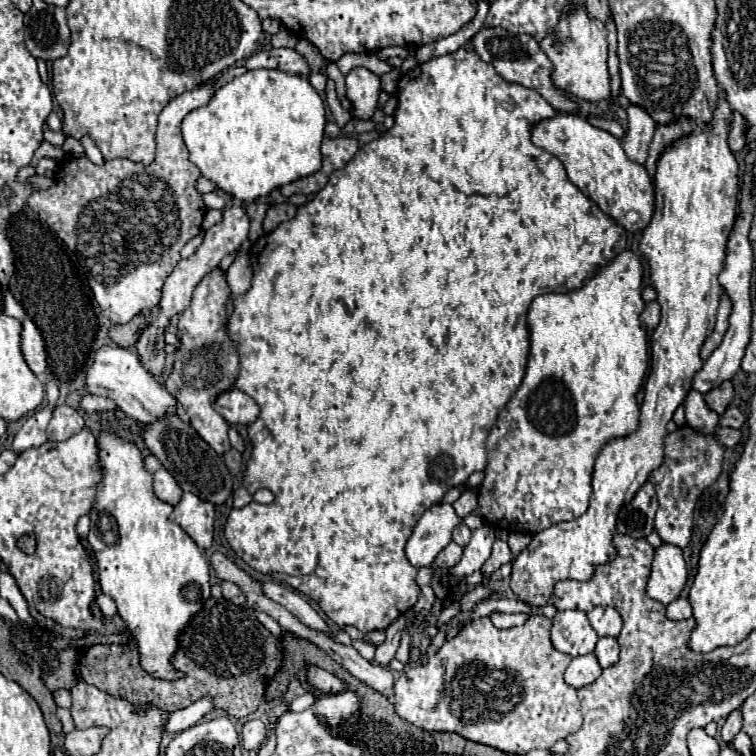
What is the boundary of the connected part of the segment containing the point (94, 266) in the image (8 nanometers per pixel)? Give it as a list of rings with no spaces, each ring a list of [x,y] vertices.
[[[203,84],[191,92],[183,92],[163,108],[163,112],[159,114],[157,156],[149,166],[135,164],[131,160],[111,160],[103,166],[95,166],[93,162],[89,162],[87,156],[65,156],[57,166],[55,184],[47,190],[37,190],[29,198],[29,208],[37,212],[37,216],[53,232],[57,232],[67,248],[77,256],[93,290],[93,296],[101,306],[101,312],[113,324],[127,324],[135,314],[159,306],[161,288],[165,284],[165,278],[181,260],[181,248],[203,230],[203,216],[207,212],[207,206],[203,202],[203,194],[195,188],[201,172],[195,164],[189,162],[189,152],[181,138],[181,122],[191,110],[207,104],[213,94],[215,90],[211,88],[211,84]]]

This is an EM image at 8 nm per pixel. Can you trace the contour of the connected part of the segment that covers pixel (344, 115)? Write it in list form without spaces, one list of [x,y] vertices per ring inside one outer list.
[[[331,80],[327,82],[327,104],[329,104],[329,108],[331,108],[331,112],[333,112],[335,120],[337,120],[337,126],[343,128],[343,126],[351,120],[351,114],[341,108],[341,104],[339,104],[339,100],[337,100],[337,96],[335,96],[333,82],[331,82]]]

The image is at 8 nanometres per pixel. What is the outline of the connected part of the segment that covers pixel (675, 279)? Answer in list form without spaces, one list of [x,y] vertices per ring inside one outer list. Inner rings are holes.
[[[719,90],[717,108],[699,134],[691,132],[687,136],[681,136],[673,140],[663,154],[657,160],[657,172],[655,172],[655,214],[651,224],[645,228],[639,250],[647,256],[651,280],[657,290],[657,300],[661,304],[661,322],[651,334],[651,372],[645,382],[645,398],[641,404],[641,420],[639,428],[633,434],[613,438],[609,440],[593,470],[593,492],[589,500],[589,508],[583,516],[571,520],[571,522],[559,522],[551,528],[543,530],[543,544],[539,544],[533,550],[523,550],[513,560],[513,572],[511,572],[511,590],[519,596],[519,600],[533,604],[533,606],[545,606],[551,598],[551,588],[559,580],[589,580],[593,576],[595,566],[605,564],[615,558],[615,548],[611,546],[611,536],[615,532],[615,520],[619,508],[635,496],[635,492],[647,482],[647,476],[651,470],[659,468],[663,462],[663,438],[667,434],[667,422],[671,420],[677,406],[685,400],[691,378],[695,372],[703,368],[703,360],[699,356],[699,348],[703,340],[713,332],[715,314],[719,306],[719,282],[717,276],[723,270],[725,260],[725,244],[729,238],[729,232],[737,218],[737,192],[739,192],[739,164],[727,144],[727,136],[731,130],[731,108],[725,98],[725,90]]]

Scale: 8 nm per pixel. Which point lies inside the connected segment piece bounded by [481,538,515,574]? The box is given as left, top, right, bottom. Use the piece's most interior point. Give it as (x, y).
(501, 553)

